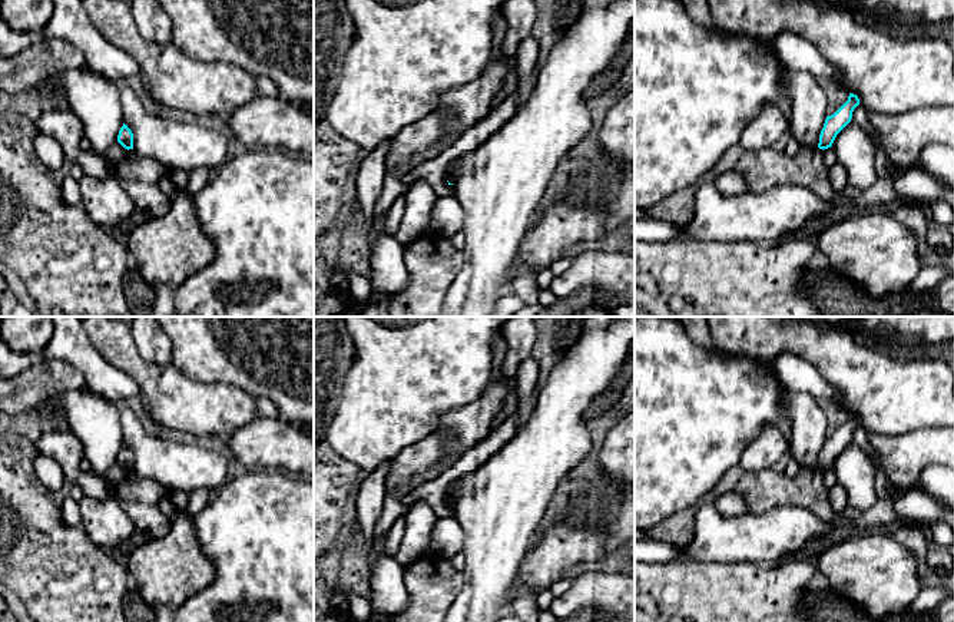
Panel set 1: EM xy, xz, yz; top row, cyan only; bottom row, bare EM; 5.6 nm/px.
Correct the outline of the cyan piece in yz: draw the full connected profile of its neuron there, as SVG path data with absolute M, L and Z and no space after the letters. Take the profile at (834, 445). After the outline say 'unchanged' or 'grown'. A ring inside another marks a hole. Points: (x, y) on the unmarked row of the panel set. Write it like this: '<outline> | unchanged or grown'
M849 414L848 421L831 437L827 437L819 456L819 470L832 467L837 456L851 443L854 430L859 426L857 416Z | unchanged

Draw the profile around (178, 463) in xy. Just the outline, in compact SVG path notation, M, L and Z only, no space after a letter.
M123 408L120 414L123 444L133 454L133 472L138 479L188 494L198 489L213 493L226 482L229 461L225 456L192 439L152 436L130 408Z

